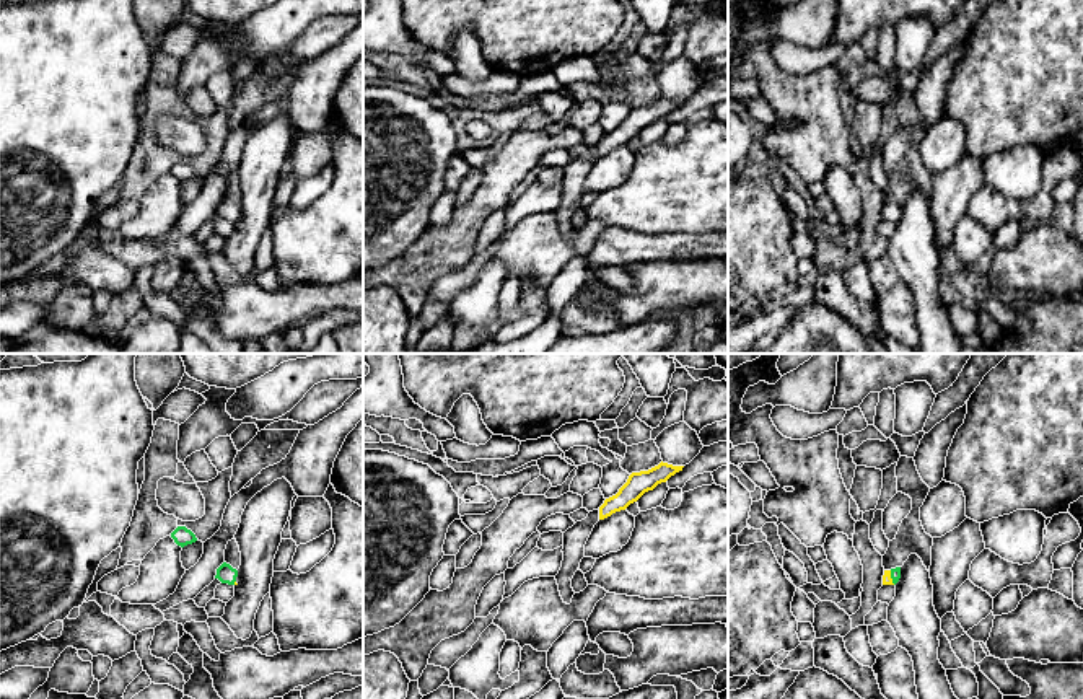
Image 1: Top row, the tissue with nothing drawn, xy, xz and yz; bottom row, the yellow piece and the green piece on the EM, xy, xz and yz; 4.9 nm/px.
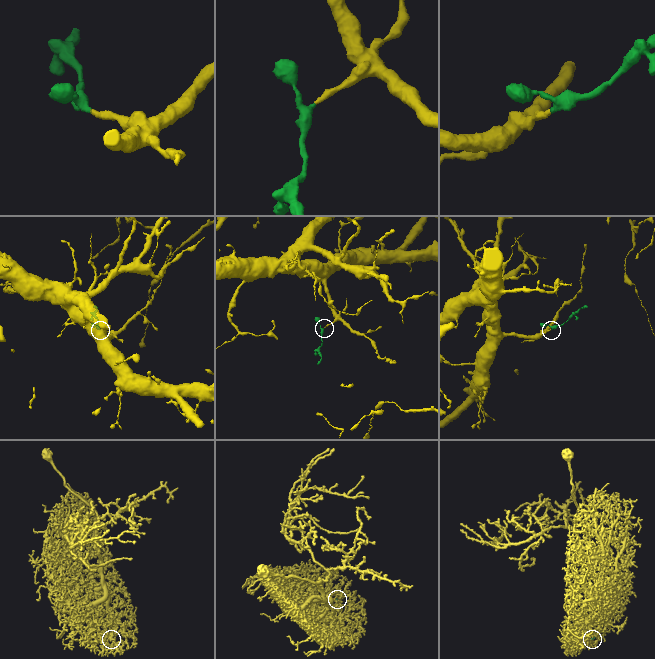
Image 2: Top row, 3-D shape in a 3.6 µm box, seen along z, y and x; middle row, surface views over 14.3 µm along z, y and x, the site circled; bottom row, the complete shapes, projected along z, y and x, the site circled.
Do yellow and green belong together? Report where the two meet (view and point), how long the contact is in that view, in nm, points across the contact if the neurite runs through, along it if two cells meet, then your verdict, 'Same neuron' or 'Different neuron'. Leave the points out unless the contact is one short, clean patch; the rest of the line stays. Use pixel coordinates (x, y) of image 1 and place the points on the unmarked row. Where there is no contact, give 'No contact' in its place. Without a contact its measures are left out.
Touches yellow at yz (890, 212). Shared border 80 nm. Path across: yz (886, 214), (890, 212), (894, 207). Same neuron

